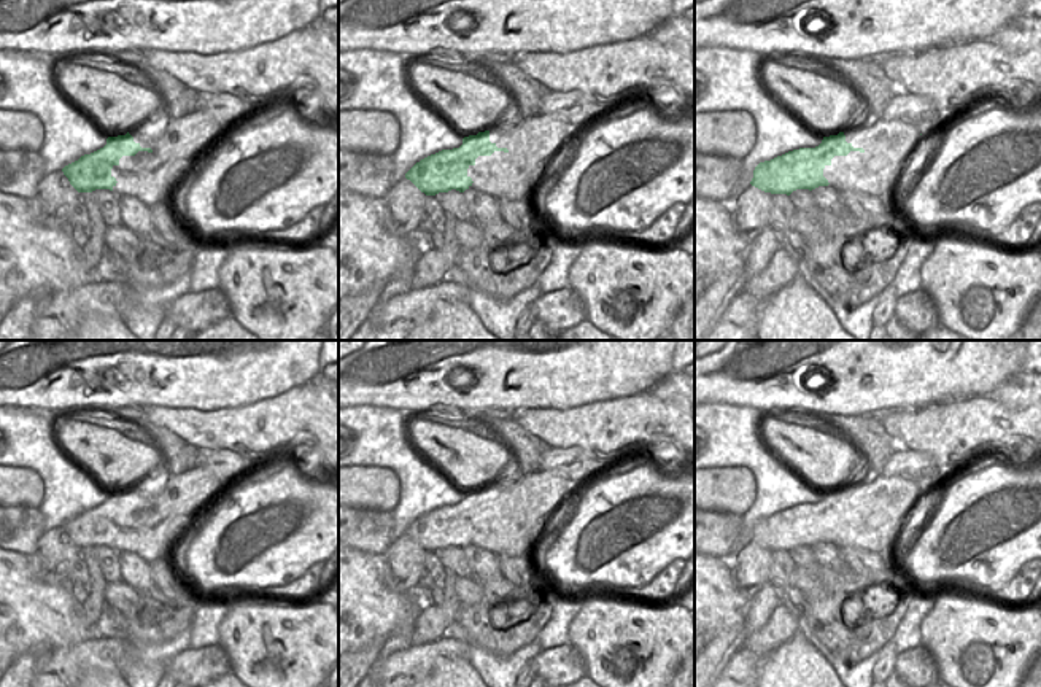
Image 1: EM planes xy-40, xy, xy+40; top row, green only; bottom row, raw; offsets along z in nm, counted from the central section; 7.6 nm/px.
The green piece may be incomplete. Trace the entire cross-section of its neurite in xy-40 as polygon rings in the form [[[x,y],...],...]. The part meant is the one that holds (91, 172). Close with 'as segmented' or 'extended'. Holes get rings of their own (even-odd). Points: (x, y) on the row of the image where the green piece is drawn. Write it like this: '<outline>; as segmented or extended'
[[[129,132],[108,137],[103,148],[81,156],[78,161],[65,165],[62,172],[78,192],[113,191],[118,181],[111,175],[111,169],[119,165],[122,156],[135,156],[138,151],[153,153],[151,148],[141,148],[140,143],[135,143]]]; as segmented

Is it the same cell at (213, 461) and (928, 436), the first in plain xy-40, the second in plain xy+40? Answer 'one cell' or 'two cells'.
two cells

